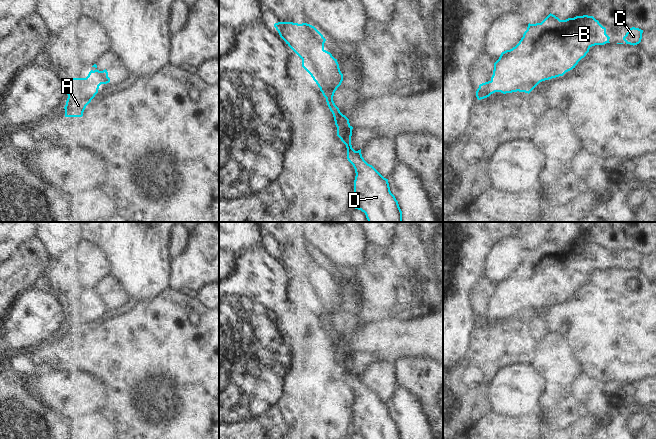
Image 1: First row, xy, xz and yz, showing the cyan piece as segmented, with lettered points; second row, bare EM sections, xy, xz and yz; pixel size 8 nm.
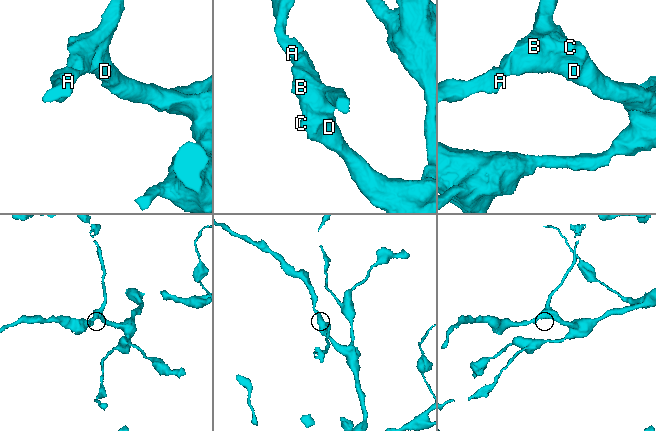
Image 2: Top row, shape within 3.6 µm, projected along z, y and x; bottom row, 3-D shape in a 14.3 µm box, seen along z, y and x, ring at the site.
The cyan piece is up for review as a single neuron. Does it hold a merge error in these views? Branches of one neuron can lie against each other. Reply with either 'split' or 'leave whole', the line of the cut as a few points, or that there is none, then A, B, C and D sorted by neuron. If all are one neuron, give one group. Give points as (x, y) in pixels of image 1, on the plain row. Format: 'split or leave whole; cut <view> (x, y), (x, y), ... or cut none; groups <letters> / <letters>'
leave whole; cut none; groups A B C D

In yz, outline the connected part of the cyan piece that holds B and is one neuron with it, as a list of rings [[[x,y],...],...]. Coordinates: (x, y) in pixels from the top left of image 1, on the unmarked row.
[[[550,237],[541,247],[529,247],[519,267],[501,277],[494,287],[491,304],[479,309],[476,321],[481,324],[495,316],[506,318],[519,315],[529,318],[540,306],[563,300],[575,292],[592,270],[610,267],[609,263],[606,252],[593,240],[560,244]]]

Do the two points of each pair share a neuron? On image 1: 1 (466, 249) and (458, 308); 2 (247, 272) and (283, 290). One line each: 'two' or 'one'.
1: one
2: one

